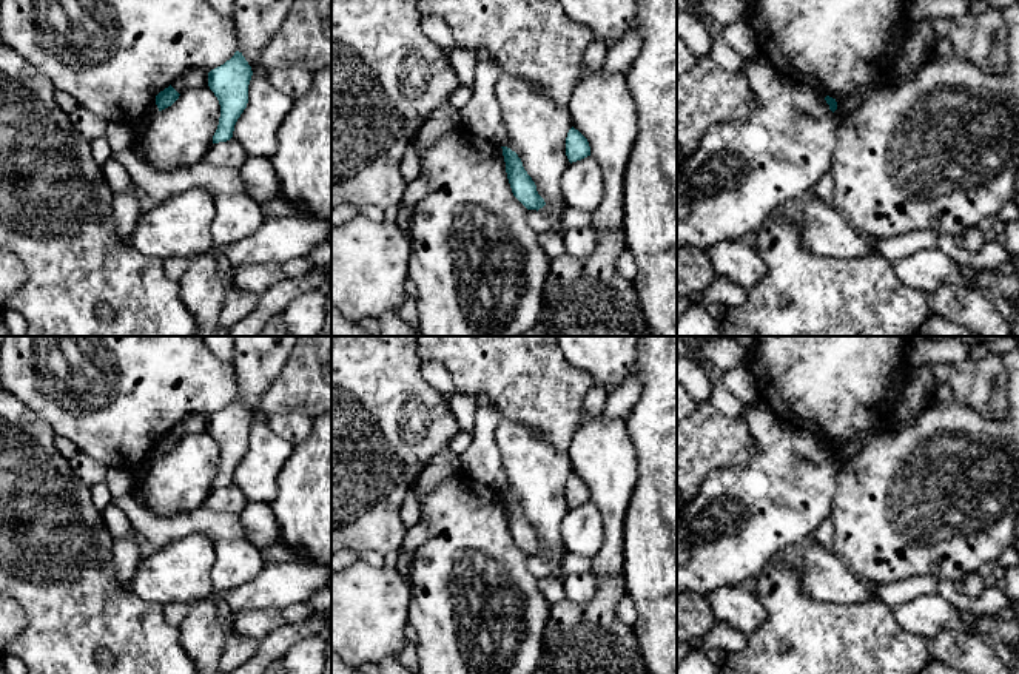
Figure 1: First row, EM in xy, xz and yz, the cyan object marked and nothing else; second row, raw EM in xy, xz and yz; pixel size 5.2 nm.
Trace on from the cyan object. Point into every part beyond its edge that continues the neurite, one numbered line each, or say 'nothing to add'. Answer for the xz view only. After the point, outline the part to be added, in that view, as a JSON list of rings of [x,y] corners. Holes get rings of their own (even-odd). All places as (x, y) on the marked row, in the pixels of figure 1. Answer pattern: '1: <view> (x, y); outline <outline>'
nothing to add

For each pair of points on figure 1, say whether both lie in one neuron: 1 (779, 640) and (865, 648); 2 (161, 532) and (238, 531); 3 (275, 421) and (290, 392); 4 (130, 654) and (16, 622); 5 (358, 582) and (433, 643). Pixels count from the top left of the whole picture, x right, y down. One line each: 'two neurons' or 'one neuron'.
1: one neuron
2: one neuron
3: two neurons
4: two neurons
5: two neurons

